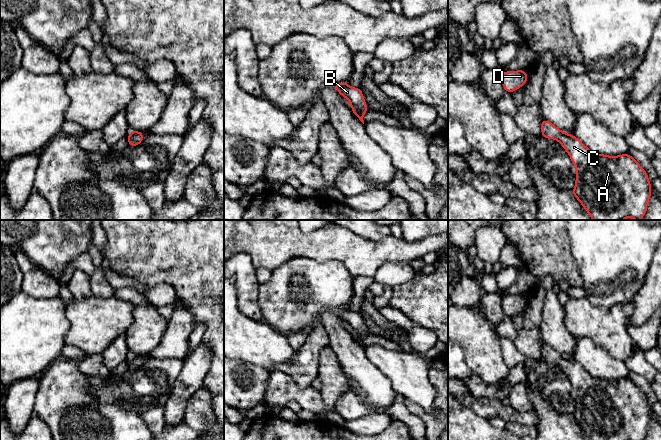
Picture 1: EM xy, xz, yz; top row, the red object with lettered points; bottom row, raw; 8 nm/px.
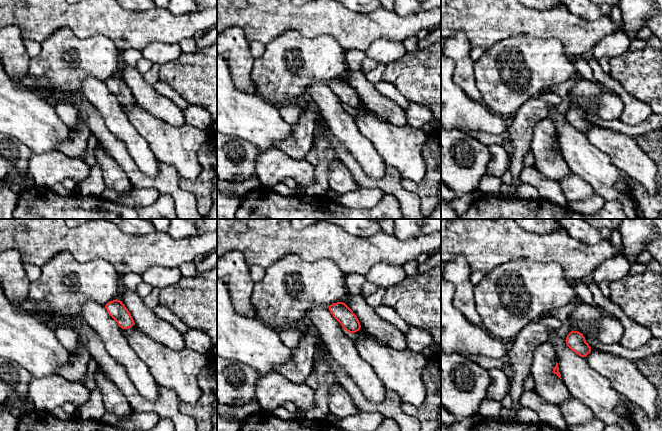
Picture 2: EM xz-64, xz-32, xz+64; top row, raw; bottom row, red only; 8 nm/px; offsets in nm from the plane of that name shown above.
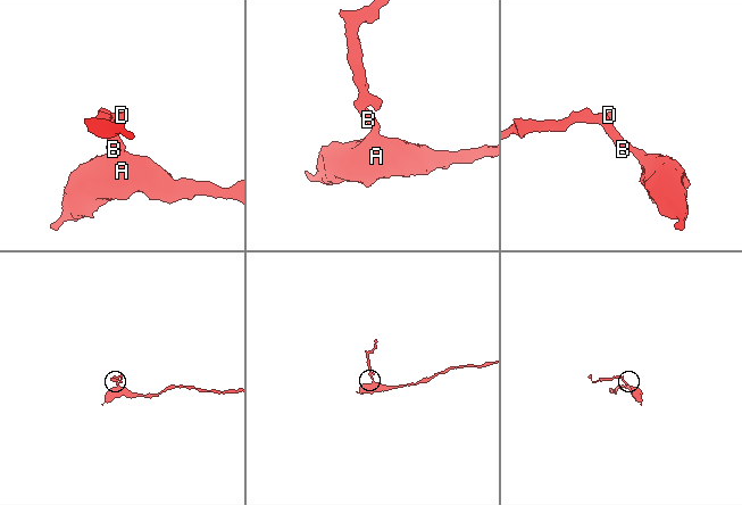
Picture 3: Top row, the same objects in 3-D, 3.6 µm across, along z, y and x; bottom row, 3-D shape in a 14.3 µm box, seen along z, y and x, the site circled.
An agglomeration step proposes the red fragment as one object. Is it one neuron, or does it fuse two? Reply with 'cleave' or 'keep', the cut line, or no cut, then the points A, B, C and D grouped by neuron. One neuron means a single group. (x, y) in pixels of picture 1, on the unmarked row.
keep; cut none; groups A B C D

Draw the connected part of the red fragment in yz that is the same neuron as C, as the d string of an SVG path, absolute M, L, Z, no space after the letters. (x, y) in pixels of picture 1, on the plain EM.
M547 344L541 346L541 360L558 364L576 391L572 418L590 440L644 440L651 418L646 395L629 378L607 380L590 375L578 362L562 356Z

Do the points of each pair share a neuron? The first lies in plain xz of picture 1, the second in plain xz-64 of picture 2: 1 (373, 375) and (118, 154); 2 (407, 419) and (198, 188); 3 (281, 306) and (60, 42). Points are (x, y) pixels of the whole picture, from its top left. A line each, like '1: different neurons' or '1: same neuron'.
1: different neurons
2: different neurons
3: same neuron

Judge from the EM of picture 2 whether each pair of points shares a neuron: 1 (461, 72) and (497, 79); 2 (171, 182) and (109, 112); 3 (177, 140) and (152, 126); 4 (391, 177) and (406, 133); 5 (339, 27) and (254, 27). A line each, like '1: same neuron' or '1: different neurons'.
1: different neurons
2: different neurons
3: same neuron
4: different neurons
5: same neuron

